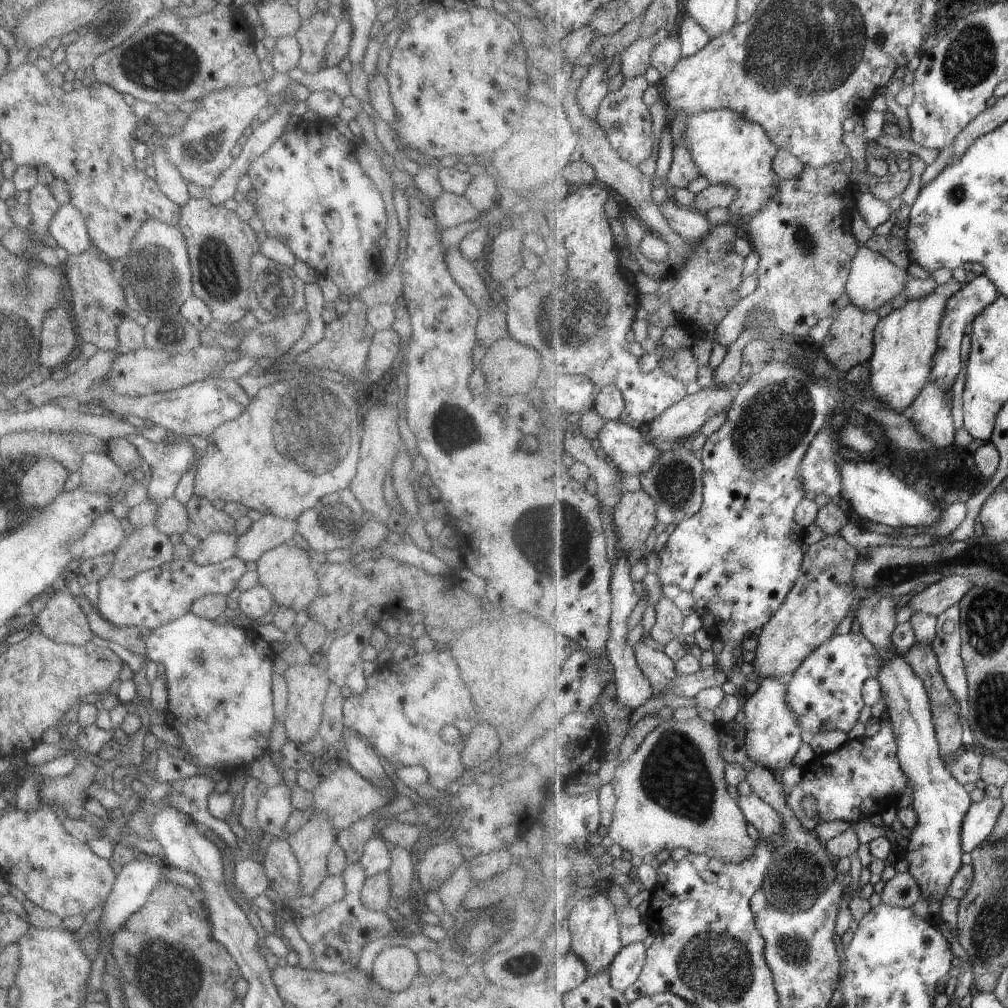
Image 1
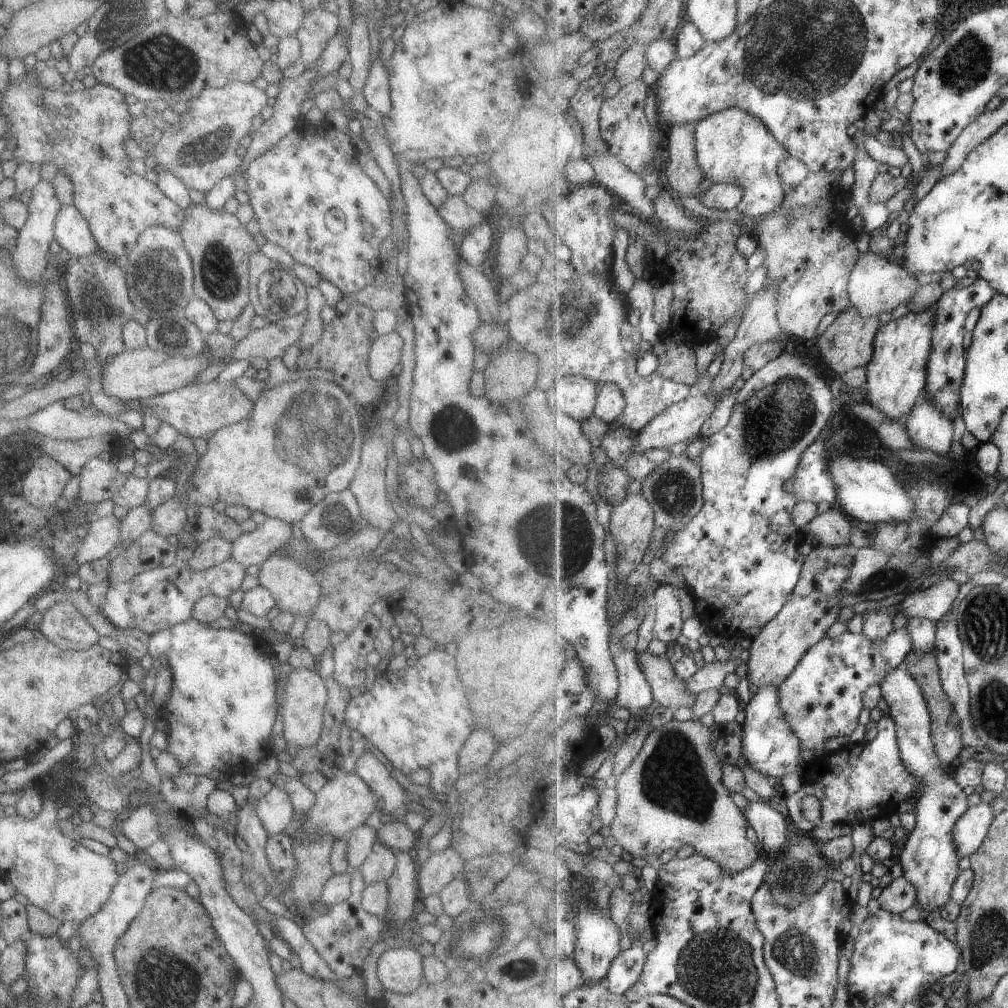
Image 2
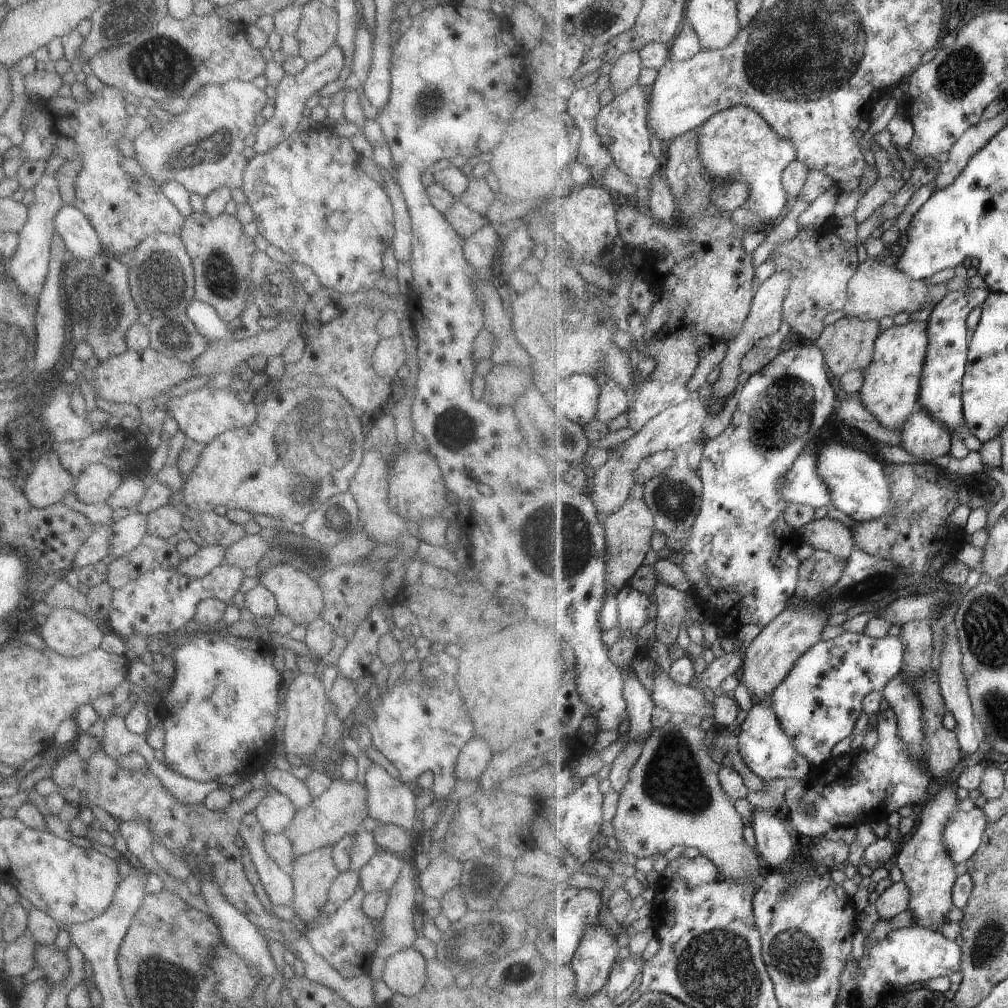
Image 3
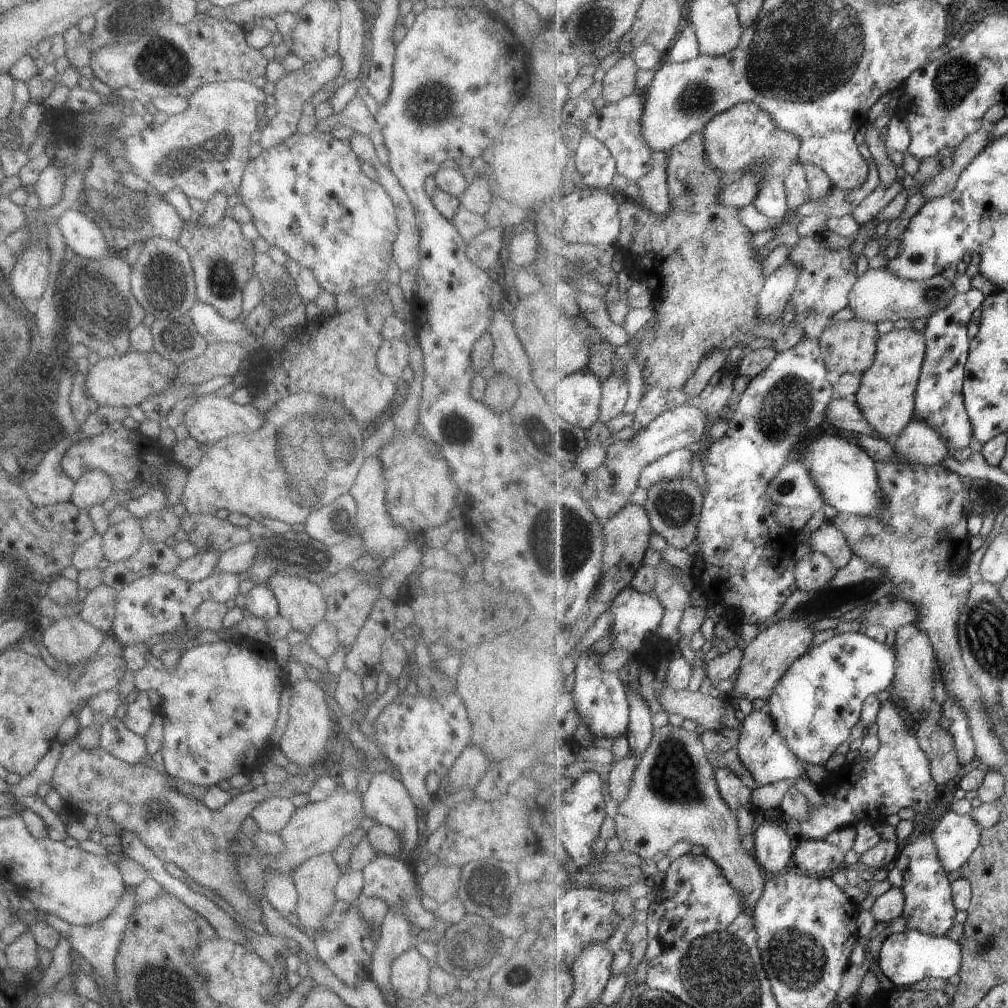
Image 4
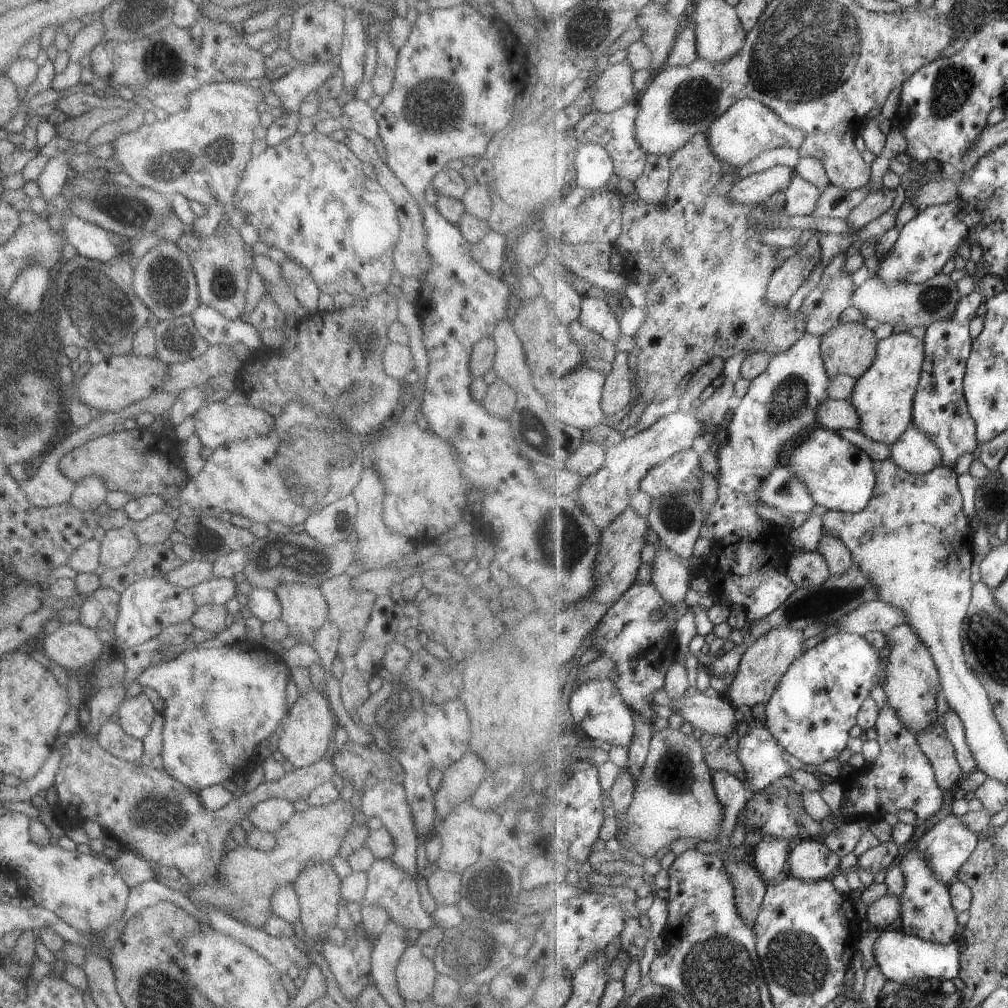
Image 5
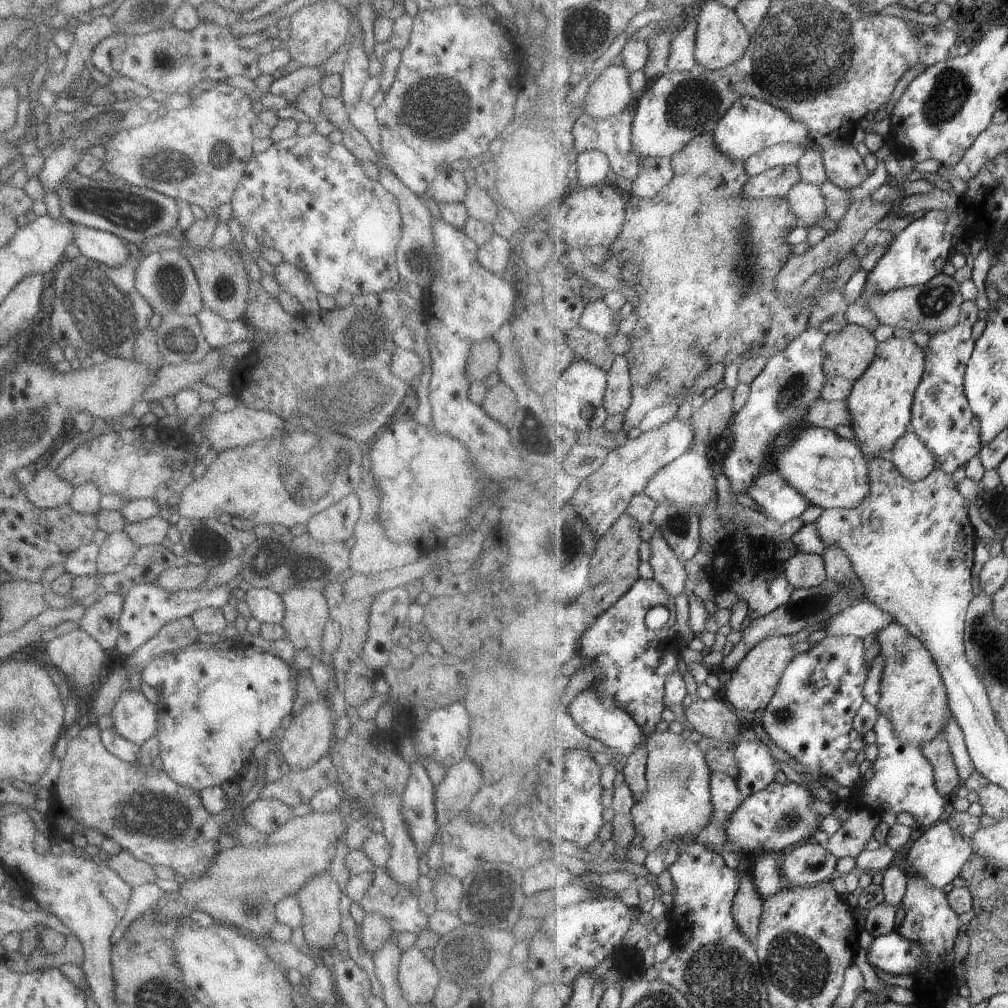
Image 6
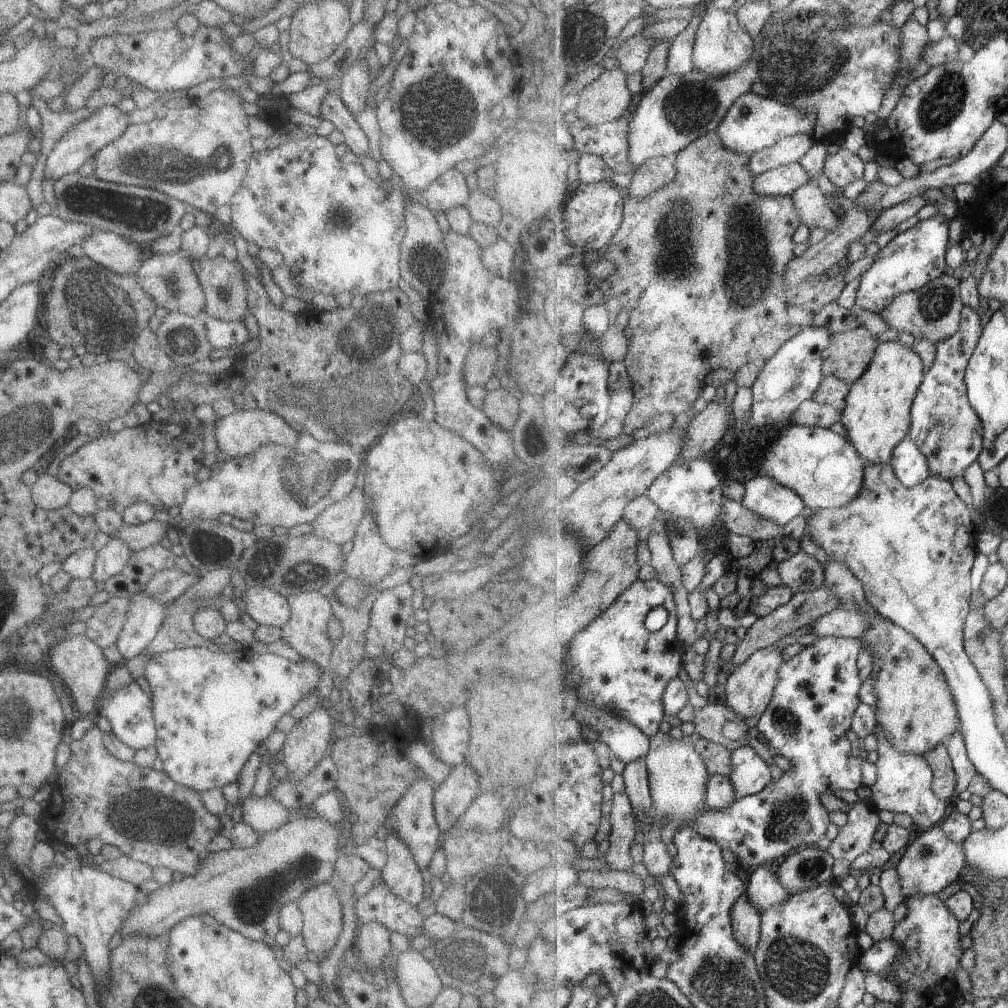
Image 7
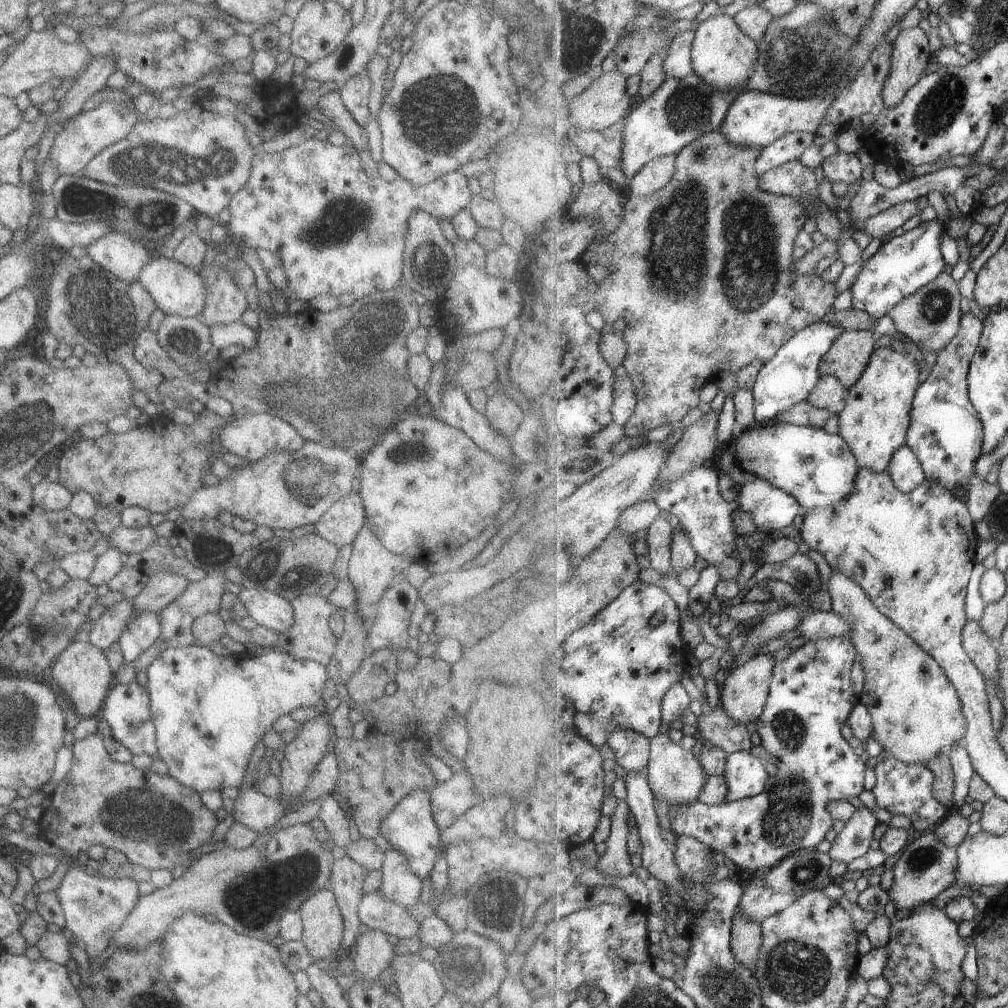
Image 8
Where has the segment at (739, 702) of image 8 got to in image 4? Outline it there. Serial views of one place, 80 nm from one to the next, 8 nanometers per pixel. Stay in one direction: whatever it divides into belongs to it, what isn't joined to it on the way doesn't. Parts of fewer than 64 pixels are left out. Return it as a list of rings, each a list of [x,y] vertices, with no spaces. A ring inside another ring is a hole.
[[[779,621],[763,627],[759,634],[744,648],[739,675],[735,679],[734,695],[746,697],[749,700],[768,700],[783,675],[792,667],[800,656],[810,651],[811,640],[815,638],[815,631],[811,630],[811,623],[801,621]]]

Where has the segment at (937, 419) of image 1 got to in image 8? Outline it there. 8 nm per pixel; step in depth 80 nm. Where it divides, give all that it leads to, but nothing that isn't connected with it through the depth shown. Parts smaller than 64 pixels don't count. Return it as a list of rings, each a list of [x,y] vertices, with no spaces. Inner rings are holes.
[[[907,444],[893,455],[886,472],[892,476],[896,487],[904,493],[913,492],[928,479],[919,457]]]

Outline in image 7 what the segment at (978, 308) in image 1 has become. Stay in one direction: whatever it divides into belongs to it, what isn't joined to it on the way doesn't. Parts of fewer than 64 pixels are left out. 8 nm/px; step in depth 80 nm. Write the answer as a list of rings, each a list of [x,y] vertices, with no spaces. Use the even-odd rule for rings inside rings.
[[[965,306],[960,331],[935,345],[935,361],[924,376],[912,408],[912,427],[908,436],[925,453],[932,474],[948,481],[963,477],[985,449],[984,426],[970,403],[965,382],[970,360],[983,332],[979,314]]]

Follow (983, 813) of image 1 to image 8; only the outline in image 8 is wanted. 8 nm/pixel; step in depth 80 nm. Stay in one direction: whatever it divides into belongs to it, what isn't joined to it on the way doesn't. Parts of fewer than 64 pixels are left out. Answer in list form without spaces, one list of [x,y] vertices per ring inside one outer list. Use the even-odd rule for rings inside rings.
[[[925,833],[903,850],[895,864],[895,882],[888,890],[890,900],[895,901],[899,910],[912,910],[935,900],[957,880],[960,858],[956,847],[946,845],[936,834]]]

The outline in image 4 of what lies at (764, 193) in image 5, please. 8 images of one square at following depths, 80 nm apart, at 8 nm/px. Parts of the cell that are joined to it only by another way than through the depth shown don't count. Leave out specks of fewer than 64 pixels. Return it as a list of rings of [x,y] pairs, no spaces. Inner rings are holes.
[[[752,172],[745,173],[740,179],[727,185],[720,196],[720,201],[728,207],[738,209],[754,204],[761,190],[762,176]]]

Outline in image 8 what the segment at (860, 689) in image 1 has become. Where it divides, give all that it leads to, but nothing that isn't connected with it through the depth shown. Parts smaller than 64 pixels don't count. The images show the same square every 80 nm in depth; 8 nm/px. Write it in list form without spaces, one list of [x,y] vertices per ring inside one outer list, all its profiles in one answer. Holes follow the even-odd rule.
[[[847,636],[807,641],[791,656],[778,662],[773,671],[768,702],[760,719],[755,722],[755,739],[767,753],[780,761],[777,772],[769,777],[765,792],[733,803],[727,801],[720,805],[708,805],[697,800],[670,807],[668,813],[672,832],[676,836],[687,835],[703,841],[719,857],[731,860],[737,870],[753,870],[755,874],[772,869],[795,851],[823,848],[825,834],[833,828],[833,818],[827,806],[835,800],[851,800],[865,792],[867,764],[855,754],[841,734],[841,726],[847,724],[849,715],[859,702],[859,694],[855,694],[851,680],[855,661],[857,651]]]

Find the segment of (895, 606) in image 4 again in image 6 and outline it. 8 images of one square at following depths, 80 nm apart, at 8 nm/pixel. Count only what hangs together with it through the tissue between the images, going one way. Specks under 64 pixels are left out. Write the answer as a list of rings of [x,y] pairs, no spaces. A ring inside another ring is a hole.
[[[865,599],[833,616],[823,628],[828,635],[855,636],[864,640],[869,634],[876,635],[893,622],[897,623],[897,620],[891,612],[885,612],[875,602]]]

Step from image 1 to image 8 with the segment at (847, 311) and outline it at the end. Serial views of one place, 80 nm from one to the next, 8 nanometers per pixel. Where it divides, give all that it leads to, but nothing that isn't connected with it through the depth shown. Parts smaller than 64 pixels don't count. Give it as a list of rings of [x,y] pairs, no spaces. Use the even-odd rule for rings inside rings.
[[[843,331],[829,352],[824,354],[821,374],[836,376],[849,390],[866,371],[878,340],[873,331]]]

